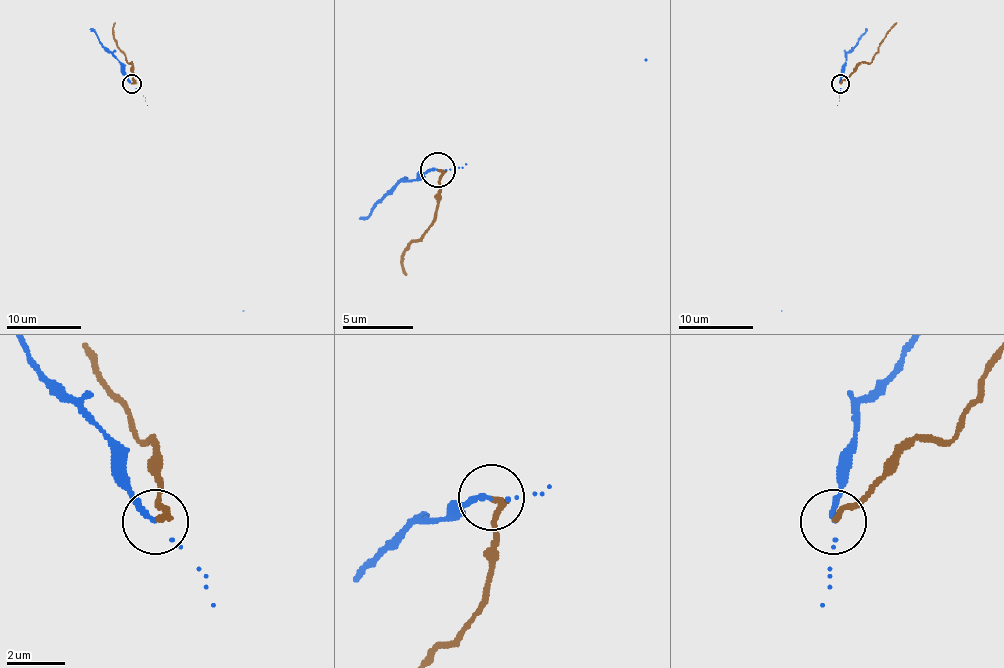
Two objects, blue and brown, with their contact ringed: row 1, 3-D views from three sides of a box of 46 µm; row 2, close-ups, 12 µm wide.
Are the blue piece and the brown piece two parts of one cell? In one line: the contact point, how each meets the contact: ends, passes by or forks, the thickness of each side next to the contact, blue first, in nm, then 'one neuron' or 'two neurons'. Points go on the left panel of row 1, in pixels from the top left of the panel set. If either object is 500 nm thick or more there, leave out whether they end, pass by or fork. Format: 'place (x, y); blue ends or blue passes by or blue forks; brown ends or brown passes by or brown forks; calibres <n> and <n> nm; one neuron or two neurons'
place (132, 83); blue ends; brown ends; calibres 160 and 200 nm; two neurons

